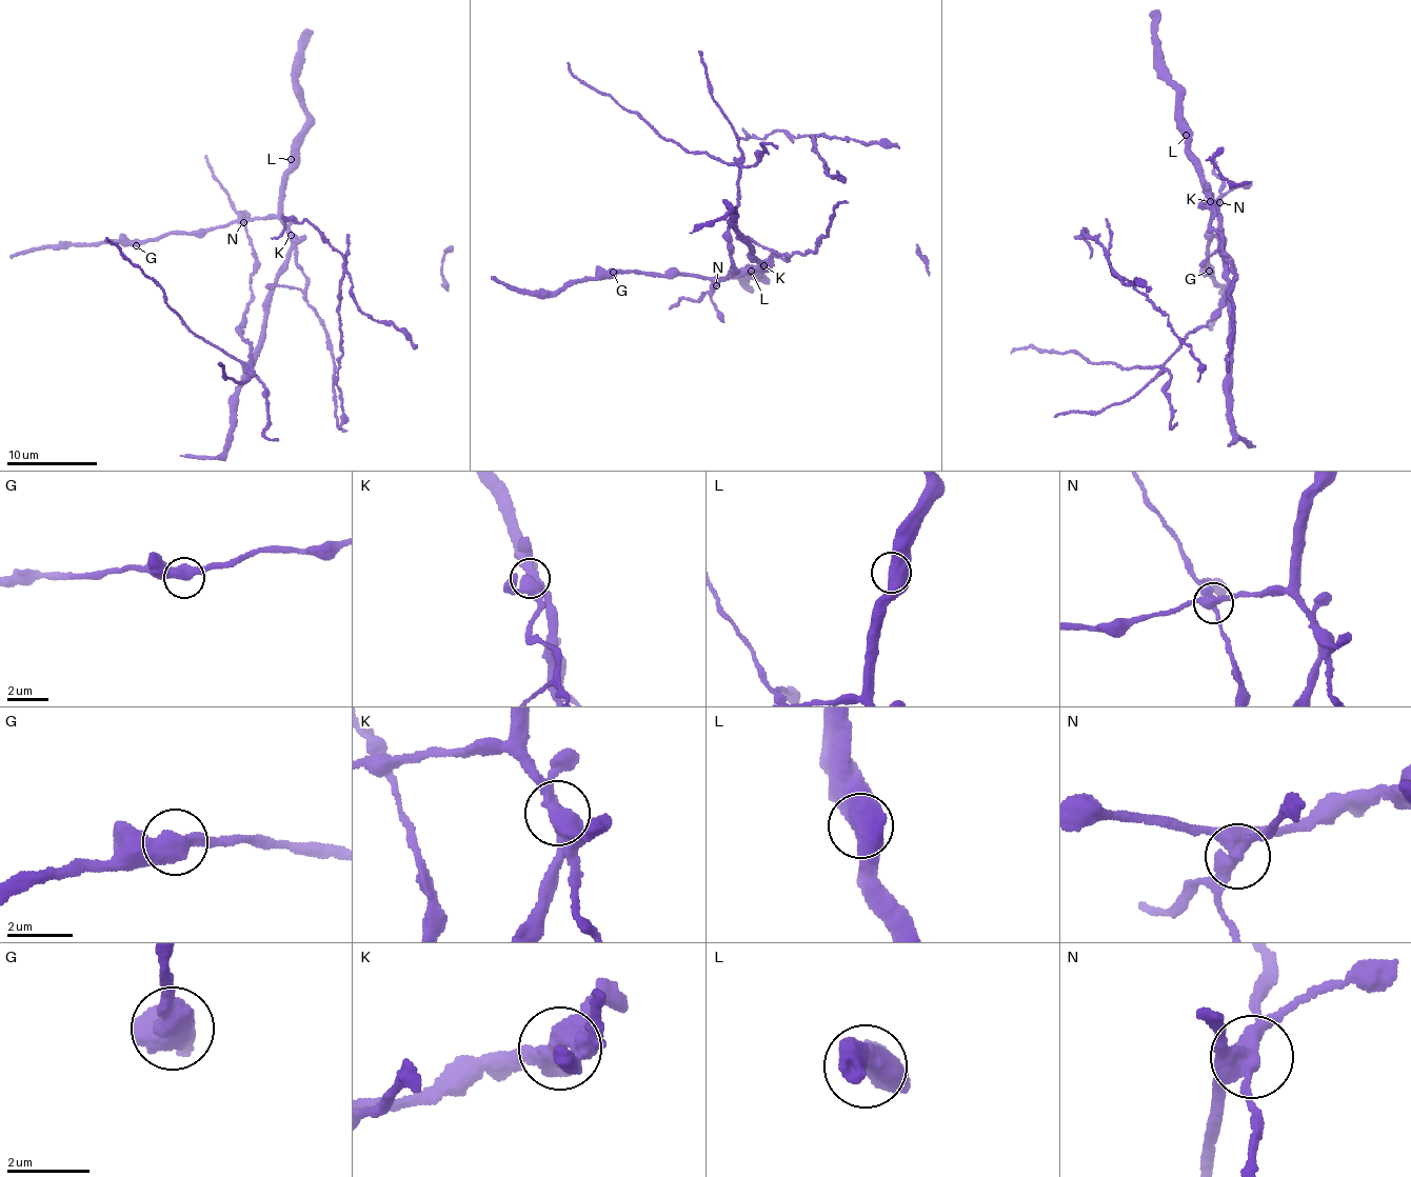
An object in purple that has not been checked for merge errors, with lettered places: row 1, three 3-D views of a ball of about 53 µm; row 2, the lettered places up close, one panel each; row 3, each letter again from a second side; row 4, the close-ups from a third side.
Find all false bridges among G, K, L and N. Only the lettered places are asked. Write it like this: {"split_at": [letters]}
{"split_at": ["K", "N"]}

